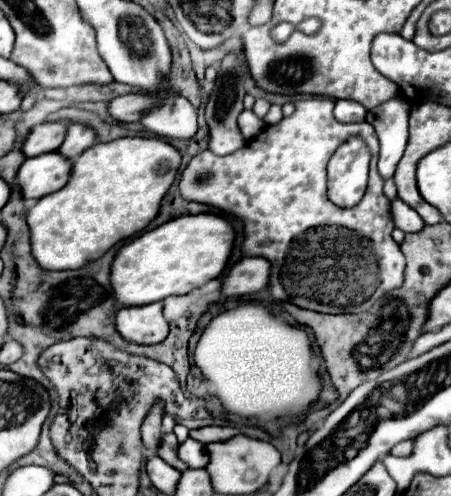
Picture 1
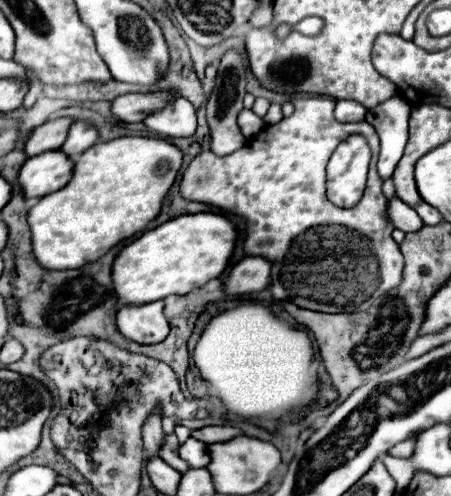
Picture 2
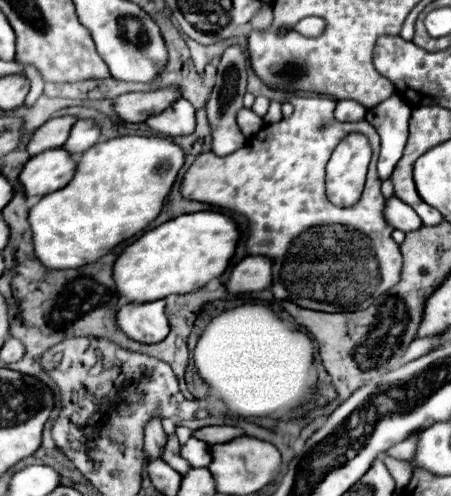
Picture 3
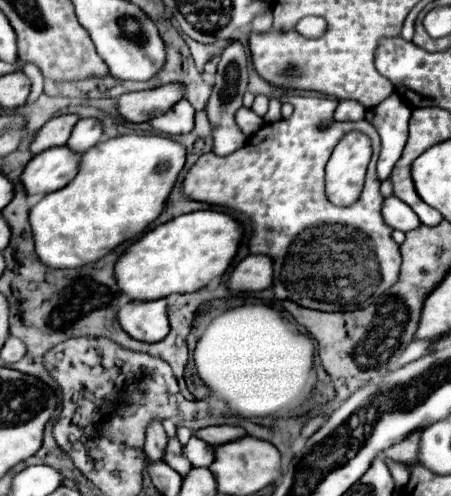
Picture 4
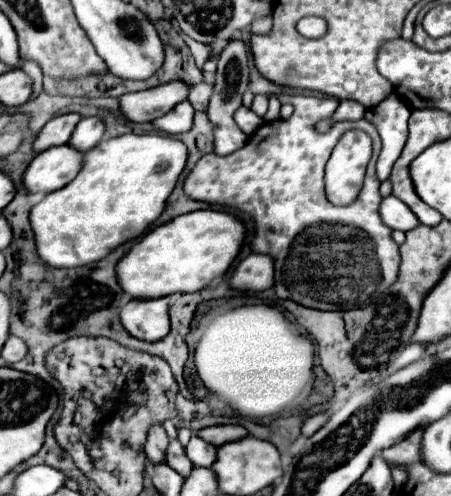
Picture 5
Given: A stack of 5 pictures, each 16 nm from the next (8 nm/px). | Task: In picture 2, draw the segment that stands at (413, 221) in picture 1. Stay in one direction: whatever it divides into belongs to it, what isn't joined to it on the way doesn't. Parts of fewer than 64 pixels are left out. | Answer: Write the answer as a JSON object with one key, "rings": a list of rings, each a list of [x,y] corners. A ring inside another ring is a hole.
{"rings":[[[400,198],[390,200],[388,218],[394,224],[394,228],[400,228],[402,232],[416,232],[424,226],[420,216],[408,204],[404,204]]]}

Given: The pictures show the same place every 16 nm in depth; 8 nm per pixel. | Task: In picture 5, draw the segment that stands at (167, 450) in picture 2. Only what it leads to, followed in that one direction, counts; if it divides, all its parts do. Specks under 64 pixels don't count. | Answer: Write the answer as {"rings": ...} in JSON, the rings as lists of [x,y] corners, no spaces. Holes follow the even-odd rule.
{"rings":[[[170,440],[168,444],[168,452],[166,452],[166,464],[170,468],[174,468],[176,472],[180,472],[180,476],[188,476],[190,470],[194,468],[192,462],[184,456],[184,448],[178,440]]]}

